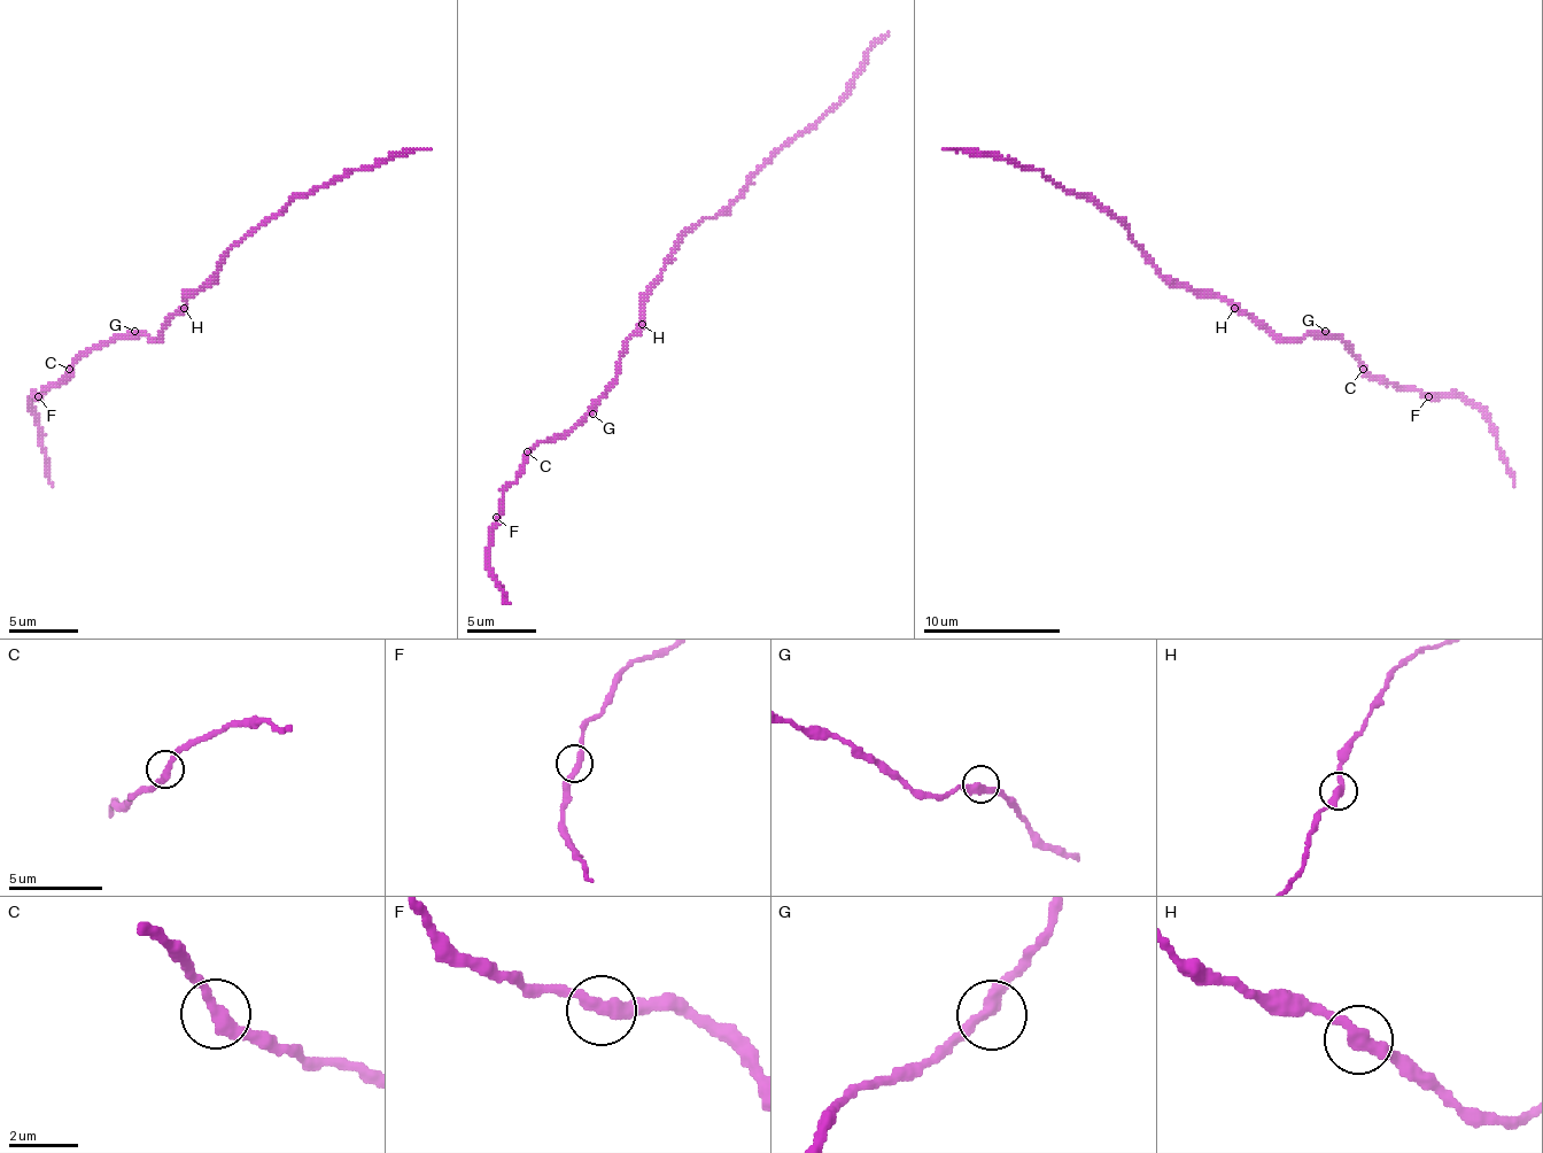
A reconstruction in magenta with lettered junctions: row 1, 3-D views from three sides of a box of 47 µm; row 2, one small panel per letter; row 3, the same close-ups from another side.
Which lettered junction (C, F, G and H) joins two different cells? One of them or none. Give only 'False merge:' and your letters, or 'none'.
False merge: none

